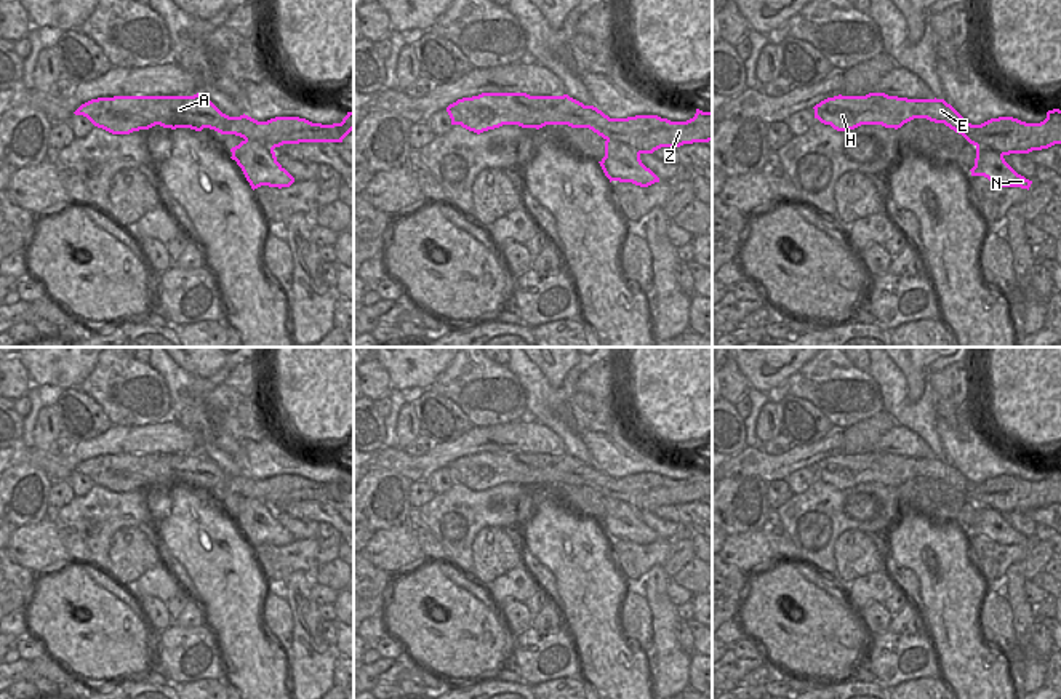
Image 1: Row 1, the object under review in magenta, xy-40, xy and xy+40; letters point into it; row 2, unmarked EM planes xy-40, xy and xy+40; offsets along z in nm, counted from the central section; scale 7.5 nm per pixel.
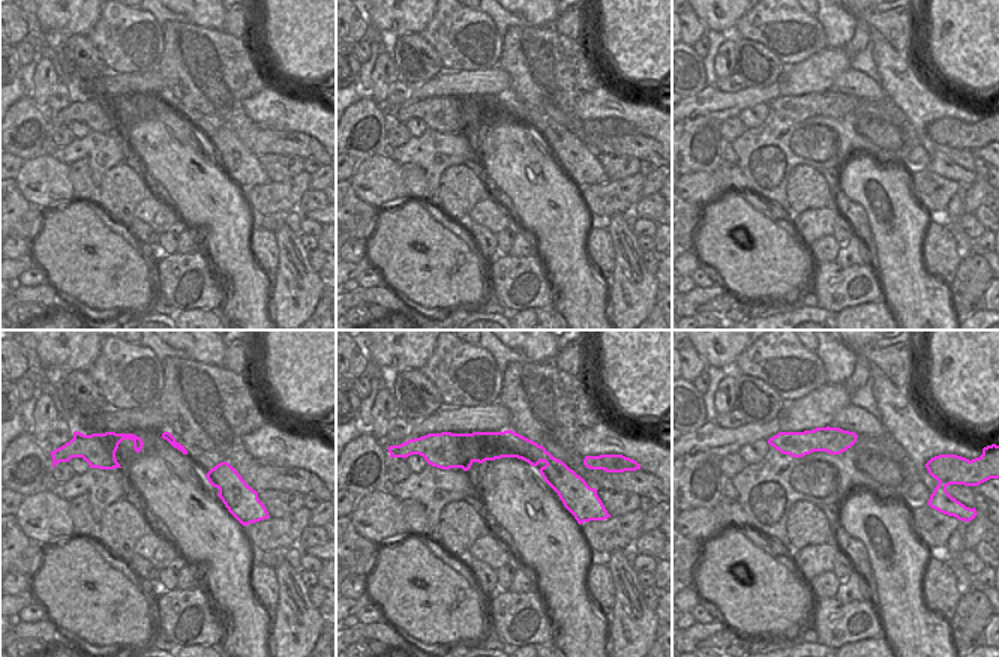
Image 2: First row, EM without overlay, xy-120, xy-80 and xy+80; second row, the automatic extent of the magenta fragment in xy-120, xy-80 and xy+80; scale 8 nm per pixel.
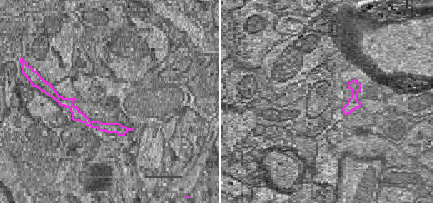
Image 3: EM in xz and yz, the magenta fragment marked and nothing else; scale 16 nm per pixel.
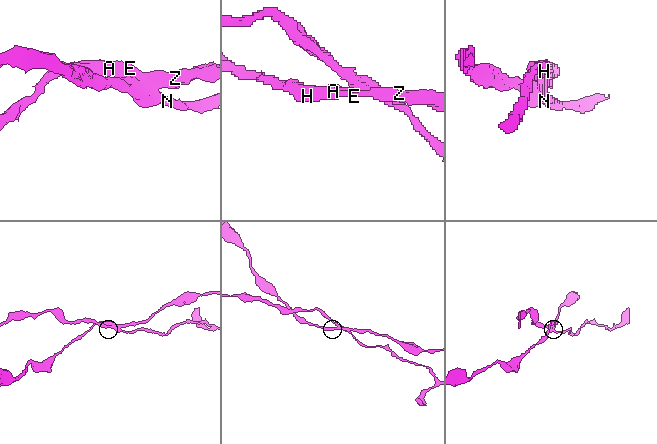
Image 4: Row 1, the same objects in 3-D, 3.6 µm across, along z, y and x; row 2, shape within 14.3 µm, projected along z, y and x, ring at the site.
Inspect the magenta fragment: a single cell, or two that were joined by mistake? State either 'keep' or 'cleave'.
cleave

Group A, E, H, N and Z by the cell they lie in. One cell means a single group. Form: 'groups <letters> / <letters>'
groups A E H Z / N

